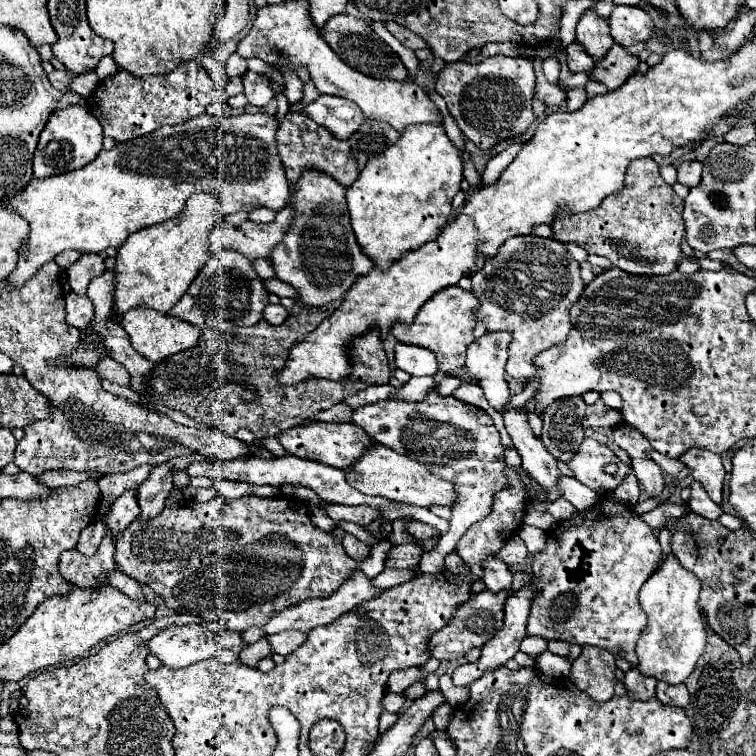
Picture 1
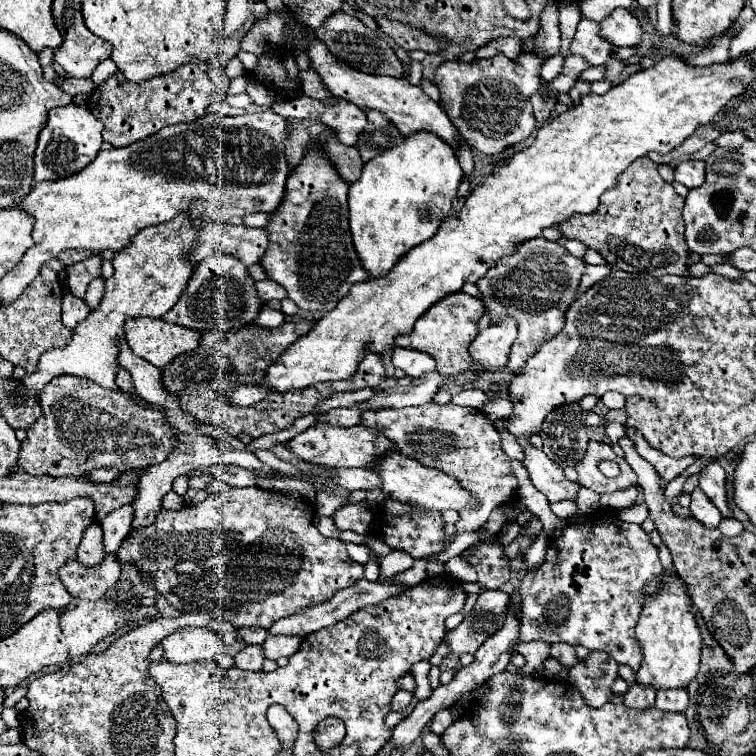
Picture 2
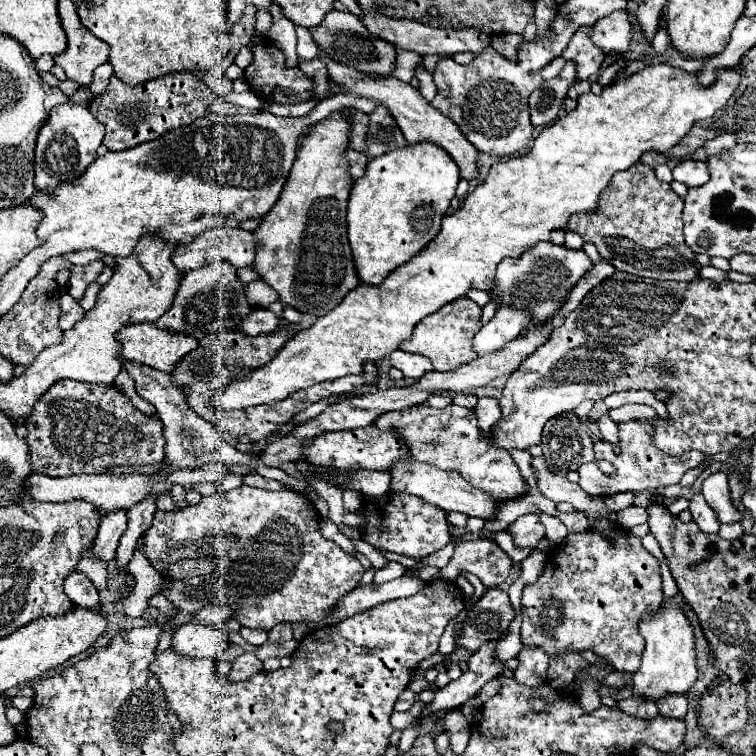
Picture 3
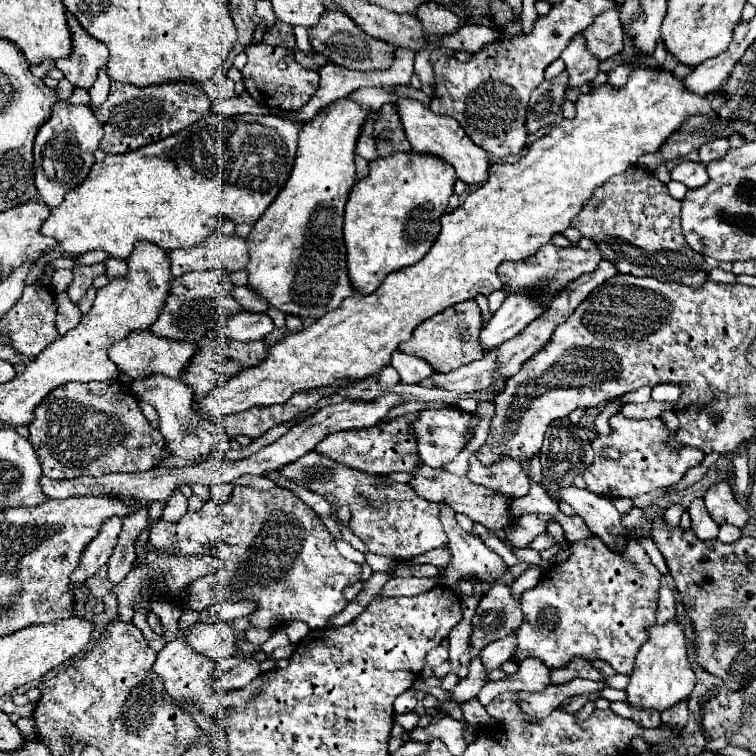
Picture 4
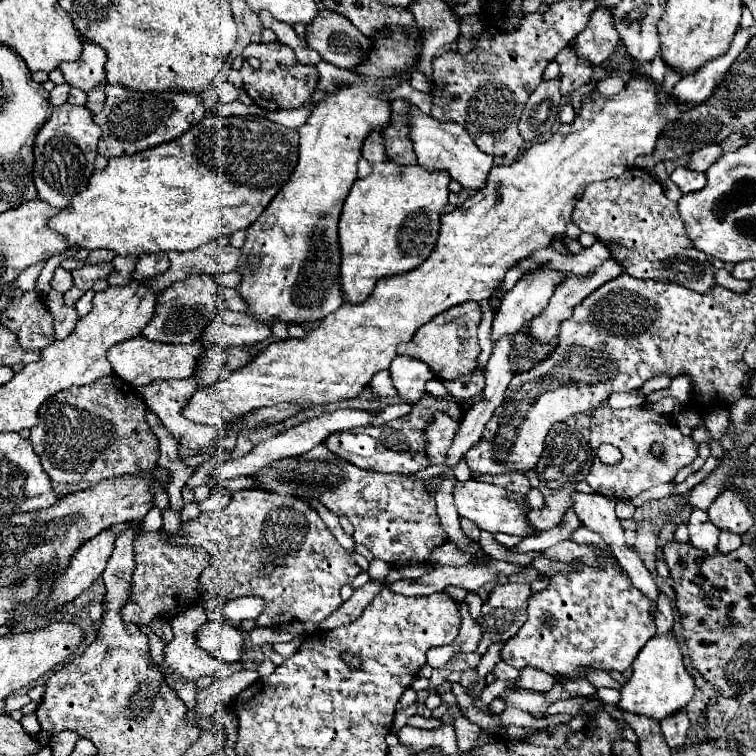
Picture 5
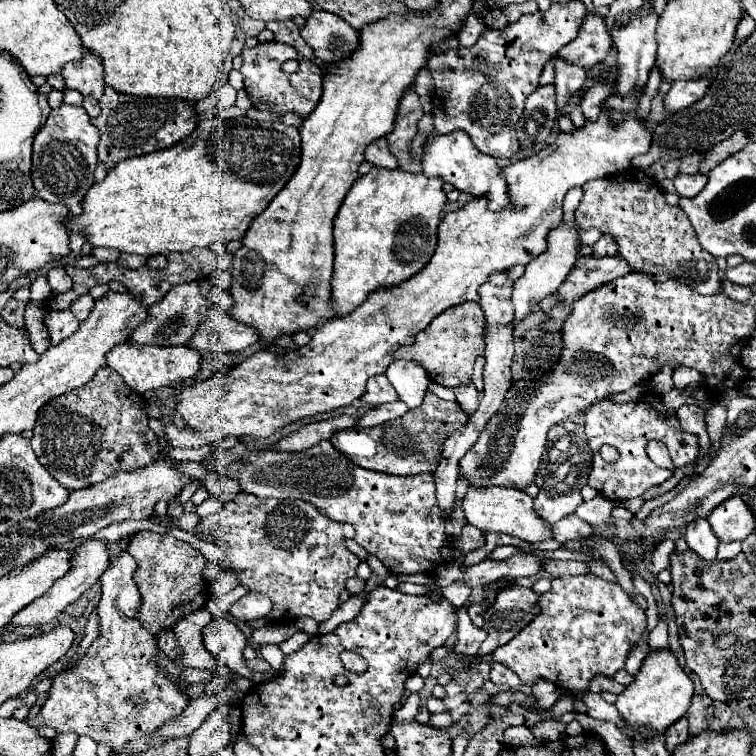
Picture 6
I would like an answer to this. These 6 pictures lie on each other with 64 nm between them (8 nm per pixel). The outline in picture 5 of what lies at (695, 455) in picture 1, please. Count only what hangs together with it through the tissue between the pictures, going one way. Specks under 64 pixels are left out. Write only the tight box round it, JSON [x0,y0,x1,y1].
[708,488,754,536]

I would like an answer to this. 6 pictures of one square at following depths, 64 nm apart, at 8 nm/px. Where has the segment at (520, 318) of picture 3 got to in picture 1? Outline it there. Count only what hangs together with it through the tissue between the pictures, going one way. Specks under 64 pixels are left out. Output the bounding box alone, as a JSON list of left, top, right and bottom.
[466,332,510,410]

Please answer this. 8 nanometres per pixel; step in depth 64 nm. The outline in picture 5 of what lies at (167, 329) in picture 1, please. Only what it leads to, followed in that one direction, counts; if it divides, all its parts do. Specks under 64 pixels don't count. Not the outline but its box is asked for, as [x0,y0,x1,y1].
[108,336,202,388]

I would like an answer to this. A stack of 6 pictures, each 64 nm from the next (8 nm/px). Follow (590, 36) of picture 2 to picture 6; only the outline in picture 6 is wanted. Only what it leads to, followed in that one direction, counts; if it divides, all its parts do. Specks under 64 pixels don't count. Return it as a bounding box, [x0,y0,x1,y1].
[552,60,586,112]

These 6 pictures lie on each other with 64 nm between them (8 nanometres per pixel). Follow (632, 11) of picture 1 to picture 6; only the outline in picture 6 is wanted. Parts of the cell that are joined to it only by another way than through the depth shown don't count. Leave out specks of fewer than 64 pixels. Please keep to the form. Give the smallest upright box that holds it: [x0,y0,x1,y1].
[556,14,612,70]

